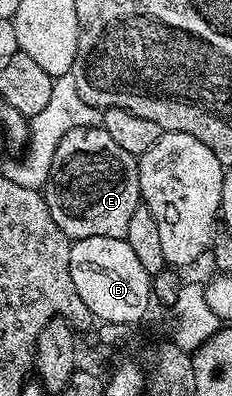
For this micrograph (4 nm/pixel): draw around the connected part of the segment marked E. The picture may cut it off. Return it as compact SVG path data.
M74 127L62 135L62 141L54 151L48 182L42 190L44 202L50 207L54 223L58 223L72 241L90 239L94 235L124 238L134 211L142 204L139 170L137 154L118 147L103 127Z

